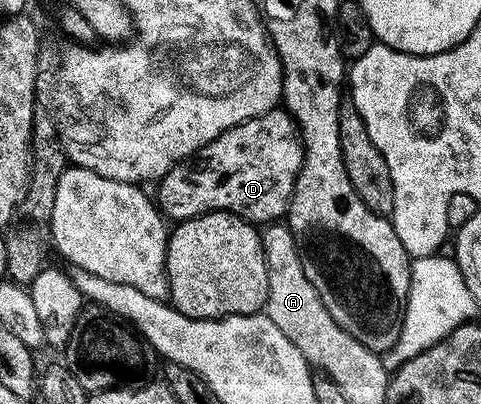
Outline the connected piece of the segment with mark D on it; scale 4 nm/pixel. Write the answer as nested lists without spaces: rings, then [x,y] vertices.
[[[285,110],[268,112],[260,120],[249,120],[223,134],[208,148],[201,149],[196,159],[186,160],[184,164],[172,168],[159,184],[160,211],[173,222],[198,220],[200,216],[209,216],[212,212],[230,212],[254,226],[276,225],[288,217],[289,203],[293,201],[293,191],[304,161],[305,144],[301,141],[297,121]]]

